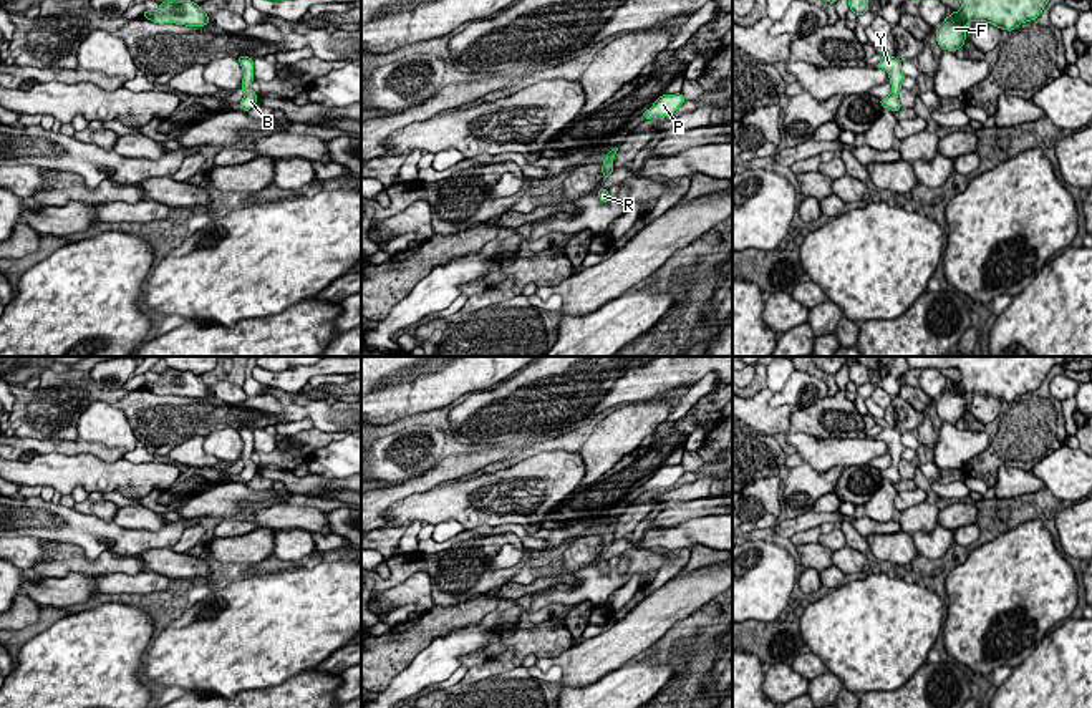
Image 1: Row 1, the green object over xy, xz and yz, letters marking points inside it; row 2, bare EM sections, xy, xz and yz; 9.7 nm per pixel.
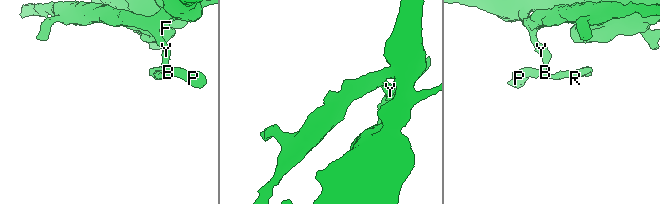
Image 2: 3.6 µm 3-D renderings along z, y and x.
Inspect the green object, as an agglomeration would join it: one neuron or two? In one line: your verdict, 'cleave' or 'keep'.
keep

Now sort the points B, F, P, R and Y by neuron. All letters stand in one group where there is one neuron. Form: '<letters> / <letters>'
B F P R Y

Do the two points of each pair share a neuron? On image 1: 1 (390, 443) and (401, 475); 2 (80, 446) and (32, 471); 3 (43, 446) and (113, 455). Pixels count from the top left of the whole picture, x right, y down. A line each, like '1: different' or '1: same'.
1: same
2: different
3: same

